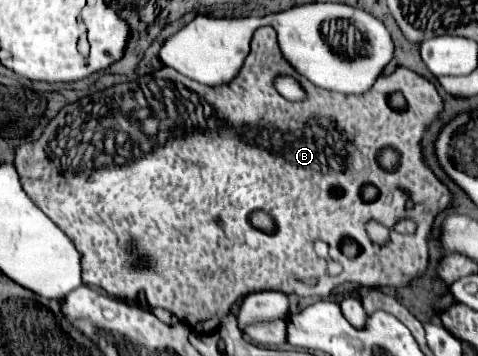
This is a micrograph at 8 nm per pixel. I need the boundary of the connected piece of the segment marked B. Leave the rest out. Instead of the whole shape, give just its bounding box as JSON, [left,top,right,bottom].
[20,26,454,332]

